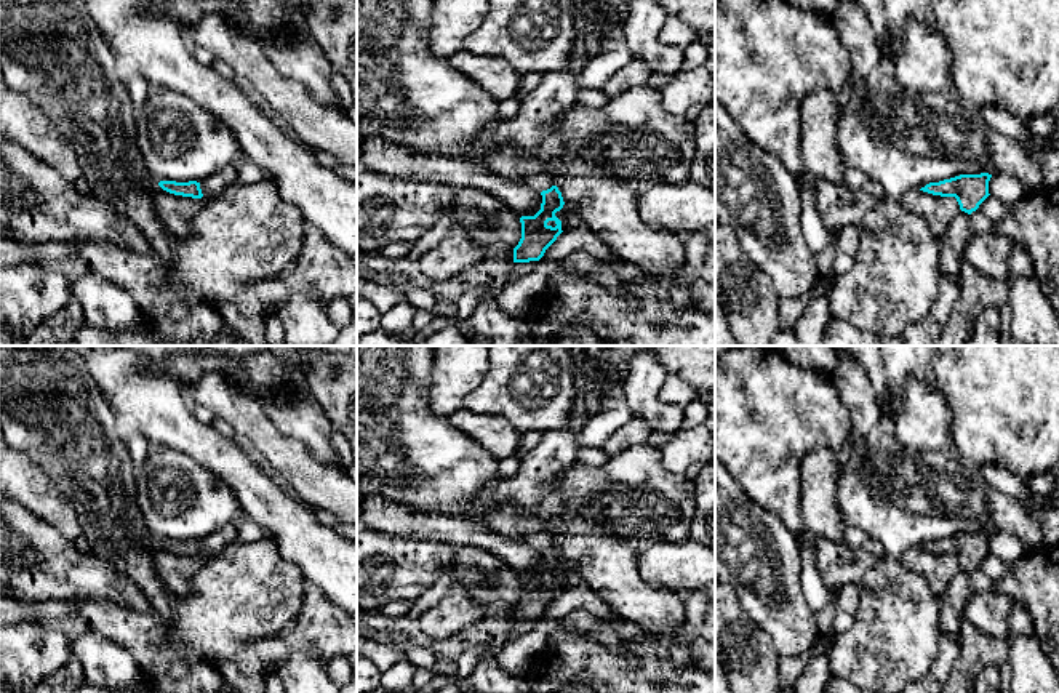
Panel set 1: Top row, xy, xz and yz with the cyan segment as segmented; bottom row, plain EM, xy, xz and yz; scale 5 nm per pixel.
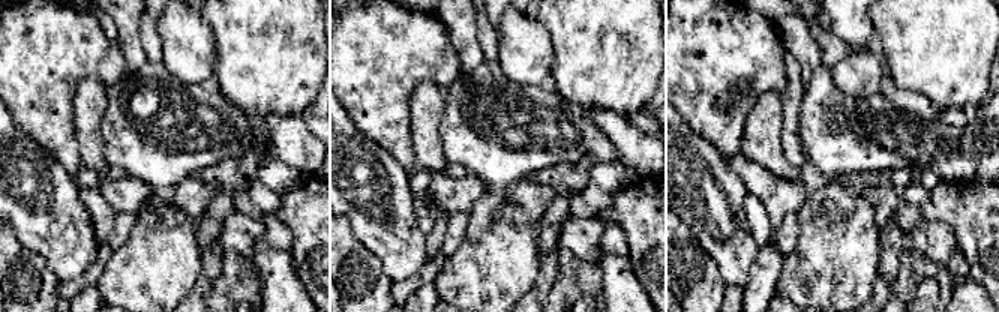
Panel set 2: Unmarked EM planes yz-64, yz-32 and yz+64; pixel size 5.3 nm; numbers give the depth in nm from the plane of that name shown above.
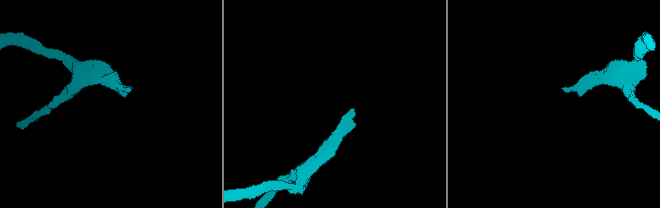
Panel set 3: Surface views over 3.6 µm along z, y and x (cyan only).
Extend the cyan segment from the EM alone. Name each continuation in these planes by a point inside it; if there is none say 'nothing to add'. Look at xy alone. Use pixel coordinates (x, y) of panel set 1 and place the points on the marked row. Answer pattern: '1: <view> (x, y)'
1: xy (215, 184)

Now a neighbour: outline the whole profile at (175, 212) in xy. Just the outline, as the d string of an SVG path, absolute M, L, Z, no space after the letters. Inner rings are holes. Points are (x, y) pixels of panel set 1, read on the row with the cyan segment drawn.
M160 186L152 195L157 216L163 227L174 237L189 235L192 218L205 206L205 198L174 195Z

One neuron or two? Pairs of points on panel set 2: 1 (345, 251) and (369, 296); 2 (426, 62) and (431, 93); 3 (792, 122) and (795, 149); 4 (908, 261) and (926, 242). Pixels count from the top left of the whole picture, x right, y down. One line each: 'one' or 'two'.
1: one
2: two
3: one
4: two

